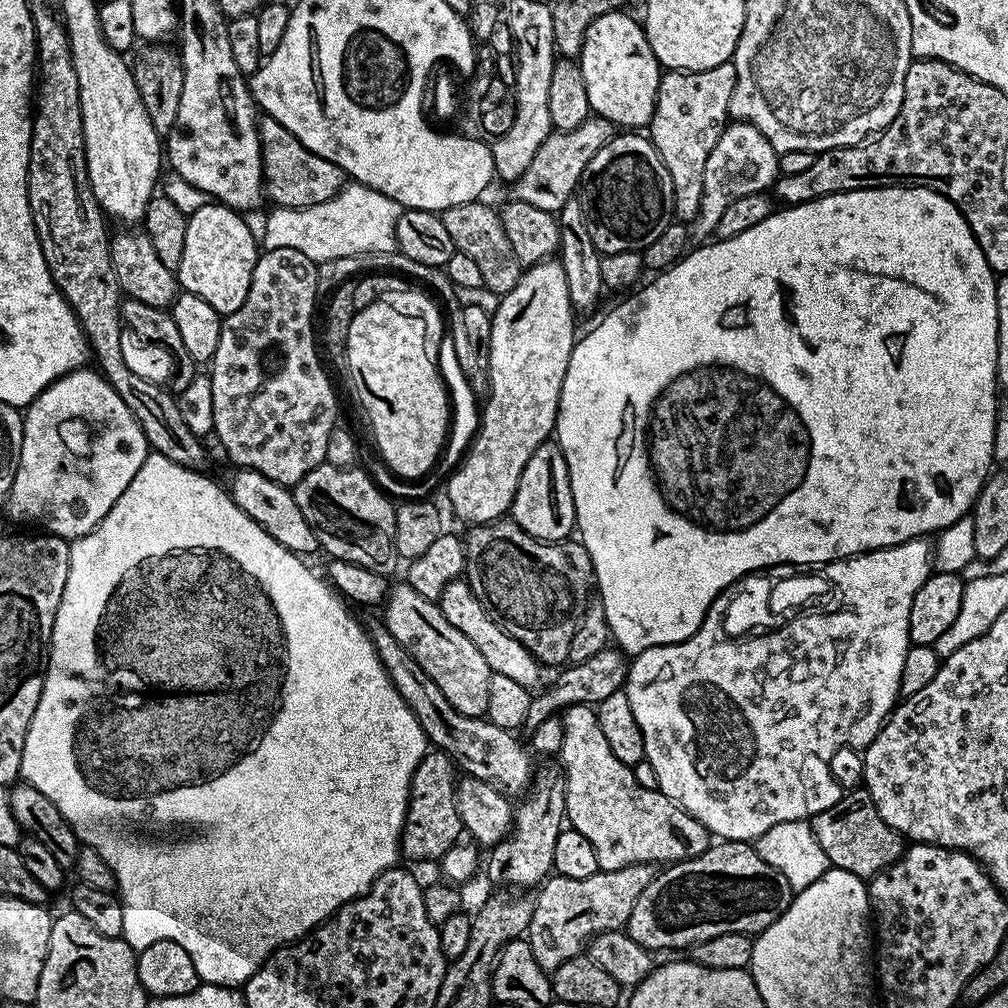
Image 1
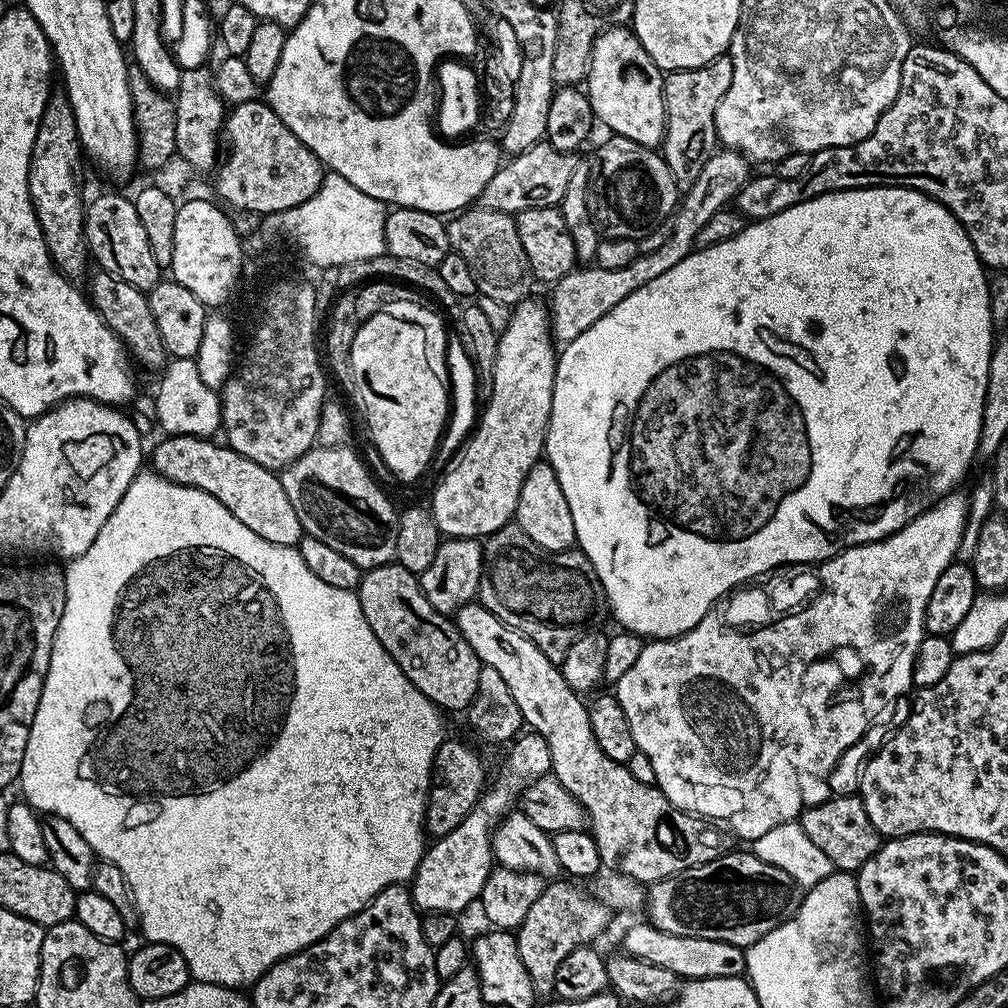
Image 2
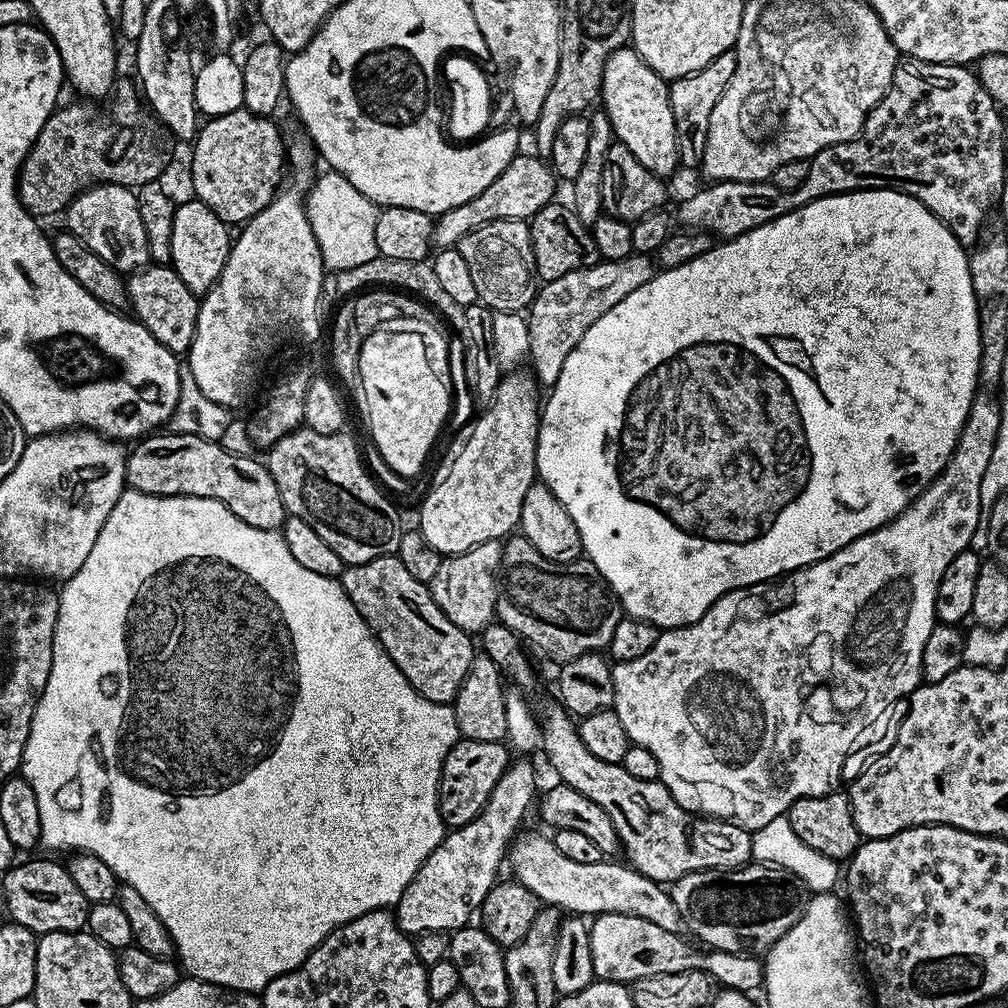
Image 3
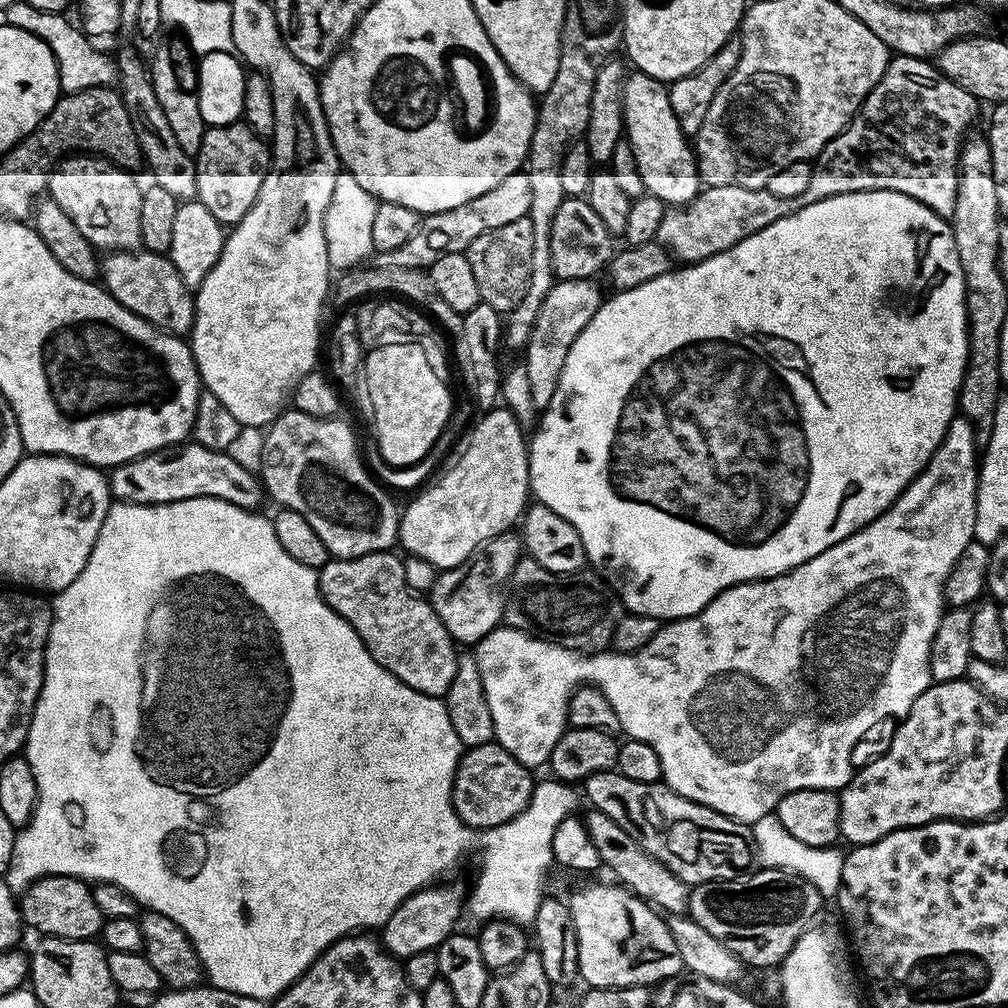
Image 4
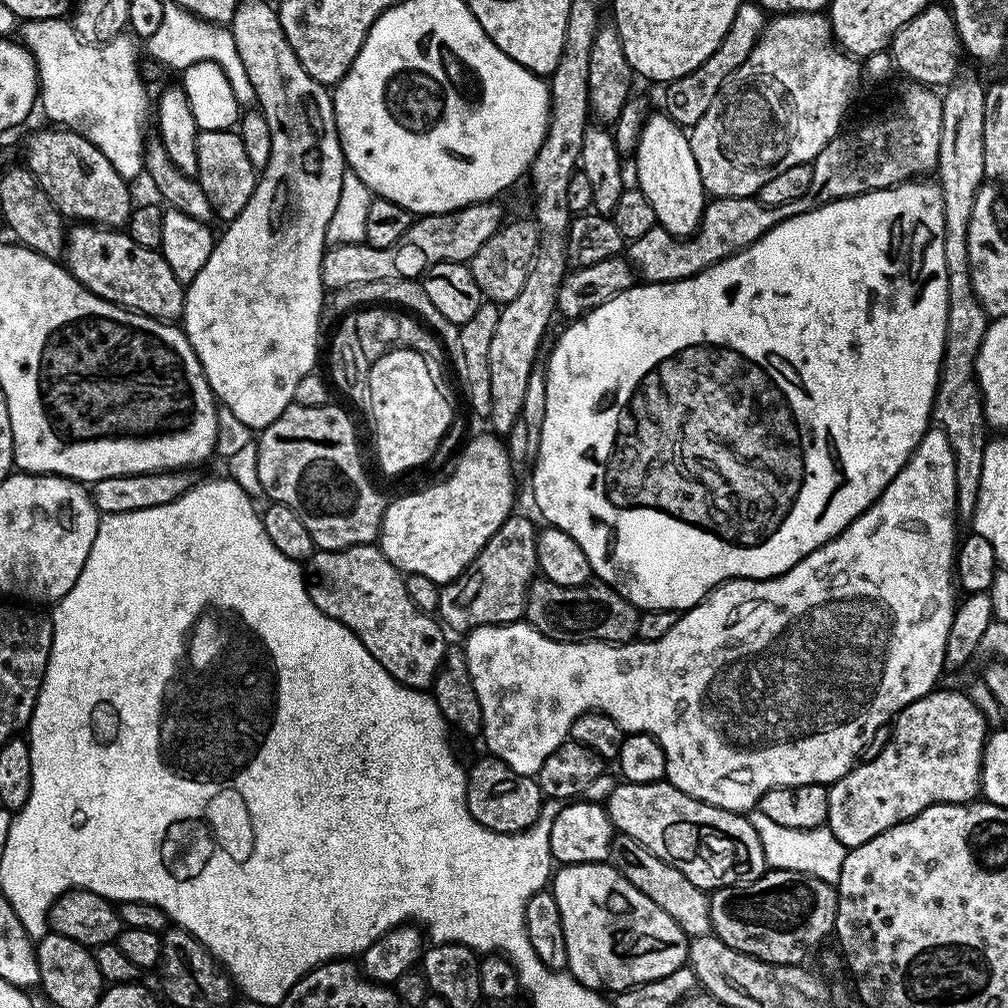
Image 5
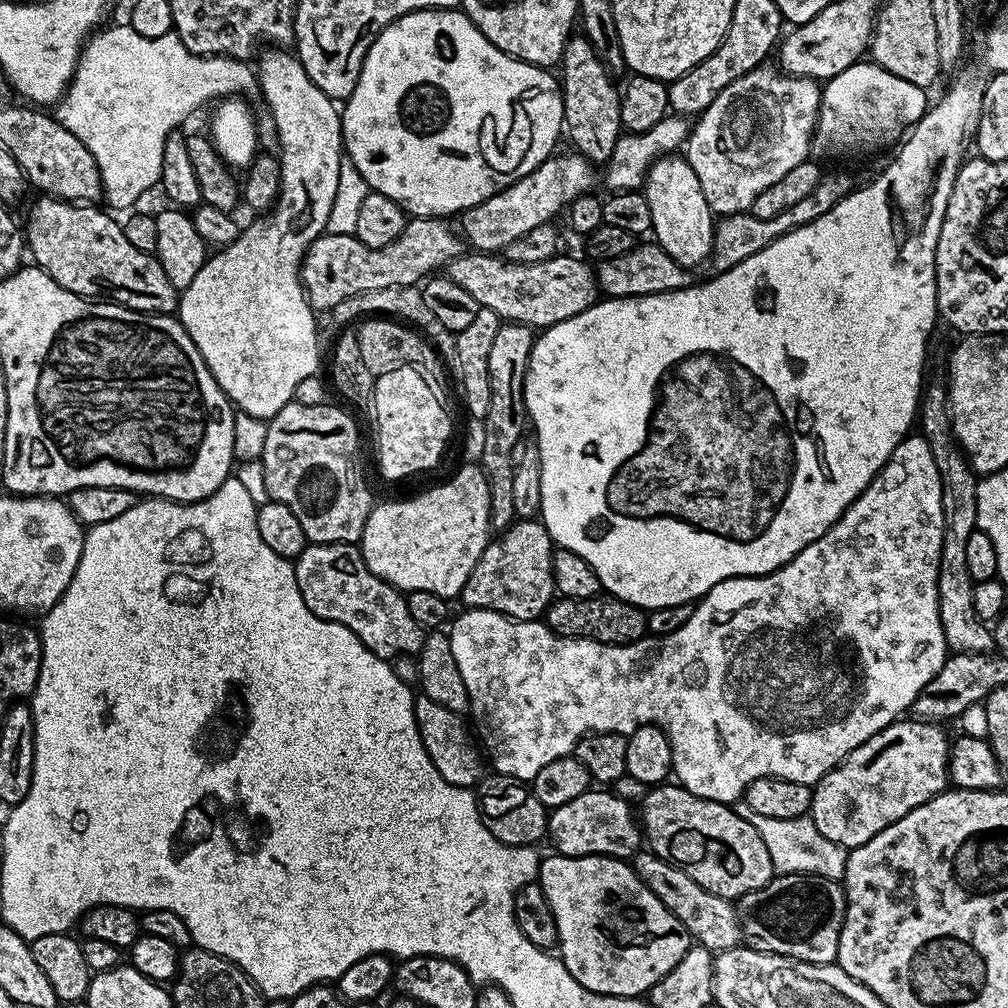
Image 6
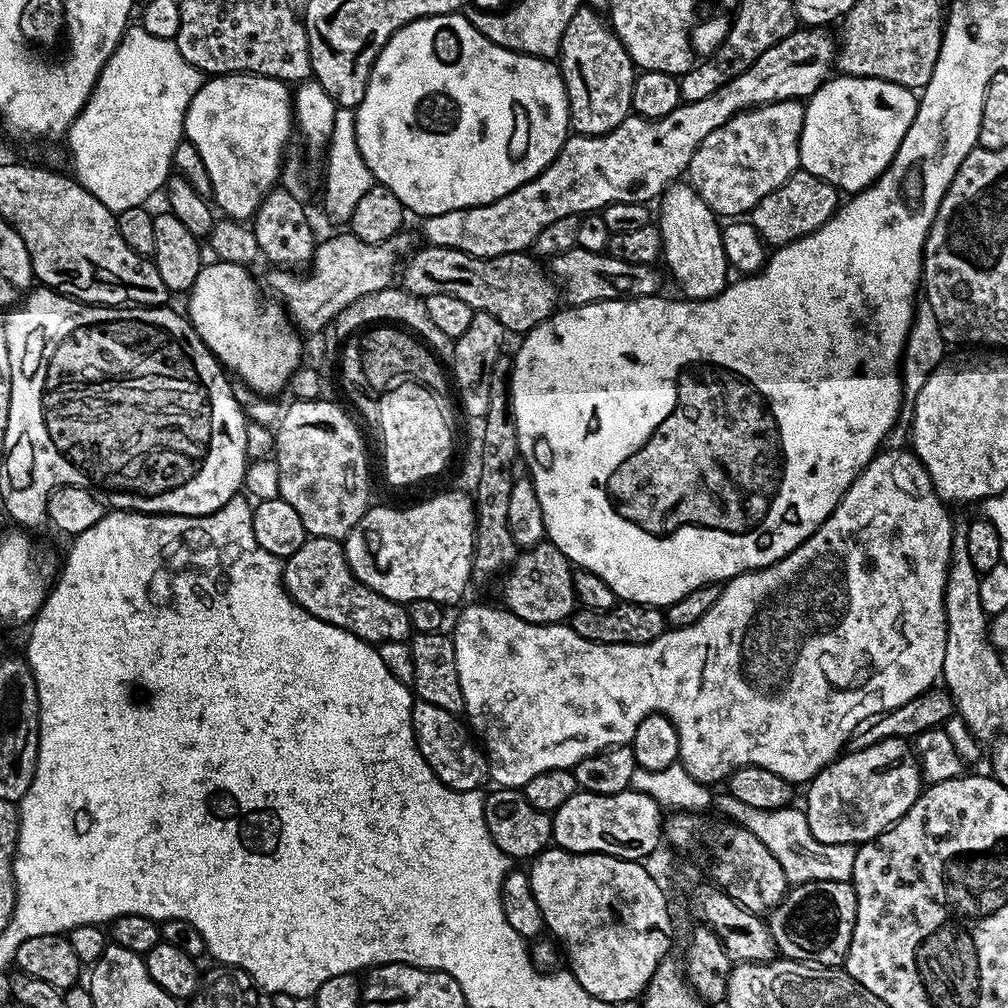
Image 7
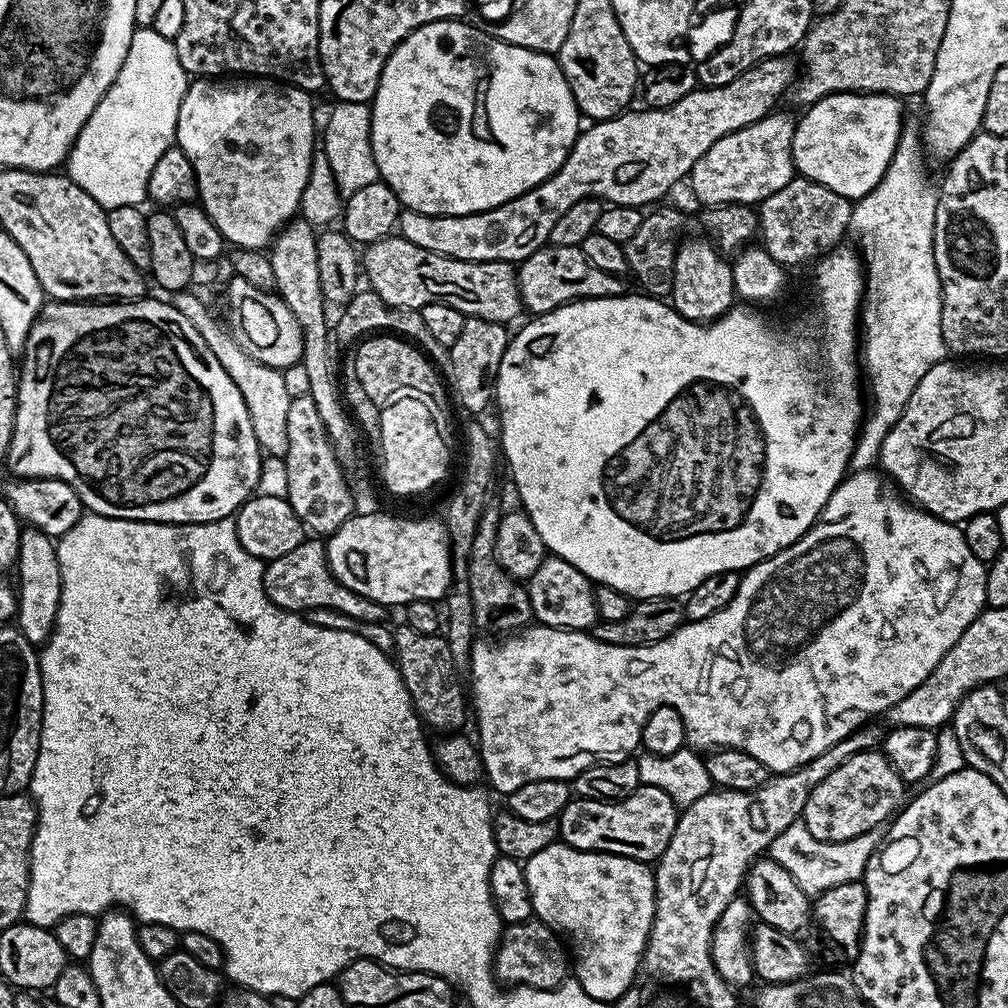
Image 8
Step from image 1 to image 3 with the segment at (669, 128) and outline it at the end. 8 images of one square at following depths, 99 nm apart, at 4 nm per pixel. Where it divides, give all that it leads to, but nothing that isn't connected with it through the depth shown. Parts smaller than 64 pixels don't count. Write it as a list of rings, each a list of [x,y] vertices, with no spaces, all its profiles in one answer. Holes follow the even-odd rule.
[[[729,50],[718,58],[714,58],[702,70],[671,81],[668,89],[668,101],[670,102],[670,110],[674,114],[678,154],[680,155],[680,164],[683,167],[699,169],[703,165],[704,151],[710,130],[710,114],[714,110],[722,90],[726,90],[730,78],[734,78],[735,71],[736,53]]]

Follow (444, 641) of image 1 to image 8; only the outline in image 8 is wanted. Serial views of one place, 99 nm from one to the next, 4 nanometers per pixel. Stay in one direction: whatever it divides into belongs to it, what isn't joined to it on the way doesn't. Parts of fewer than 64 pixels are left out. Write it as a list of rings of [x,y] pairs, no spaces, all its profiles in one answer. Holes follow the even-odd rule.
[[[306,538],[290,554],[282,554],[282,558],[267,561],[264,566],[264,589],[266,598],[274,602],[274,606],[285,608],[288,612],[312,614],[319,608],[328,612],[337,612],[340,616],[349,616],[352,620],[361,620],[364,624],[372,624],[380,620],[386,612],[385,605],[375,604],[362,594],[354,594],[334,574],[328,565],[328,549],[325,541],[320,538]]]

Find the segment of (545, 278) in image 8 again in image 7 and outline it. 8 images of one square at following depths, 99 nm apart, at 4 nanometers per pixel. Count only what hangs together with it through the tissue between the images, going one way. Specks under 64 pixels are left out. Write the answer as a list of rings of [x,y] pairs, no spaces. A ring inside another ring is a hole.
[[[577,247],[566,250],[566,254],[553,256],[550,260],[551,275],[562,285],[563,299],[565,296],[572,306],[611,300],[637,300],[657,295],[661,288],[656,270],[650,264],[622,262],[604,252],[591,252]]]

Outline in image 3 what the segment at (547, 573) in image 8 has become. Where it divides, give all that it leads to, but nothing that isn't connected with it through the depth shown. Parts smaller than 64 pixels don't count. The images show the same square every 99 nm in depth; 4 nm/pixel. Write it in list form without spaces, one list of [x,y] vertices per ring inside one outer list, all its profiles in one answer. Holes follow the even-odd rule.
[[[498,540],[482,542],[457,556],[445,556],[440,561],[434,578],[430,581],[432,597],[436,605],[458,626],[469,634],[483,633],[496,616],[498,573],[502,562],[503,543]]]

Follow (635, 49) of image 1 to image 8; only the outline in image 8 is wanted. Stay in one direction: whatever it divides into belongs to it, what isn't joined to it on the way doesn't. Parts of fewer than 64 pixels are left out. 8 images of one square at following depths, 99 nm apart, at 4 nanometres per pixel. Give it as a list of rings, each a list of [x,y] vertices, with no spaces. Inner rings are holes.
[[[685,239],[681,243],[676,251],[670,293],[670,303],[676,312],[697,322],[717,320],[734,304],[731,263],[721,255],[715,243],[704,240]]]

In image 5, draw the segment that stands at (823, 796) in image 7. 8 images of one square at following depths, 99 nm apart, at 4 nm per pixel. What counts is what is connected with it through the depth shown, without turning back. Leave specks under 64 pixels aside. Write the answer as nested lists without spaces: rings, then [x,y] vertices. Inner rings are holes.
[[[933,690],[901,710],[891,725],[892,737],[873,760],[857,763],[841,780],[828,788],[827,827],[844,844],[845,849],[857,848],[870,838],[914,818],[935,804],[967,804],[980,792],[980,767],[984,741],[990,735],[990,725],[967,691],[940,692]]]

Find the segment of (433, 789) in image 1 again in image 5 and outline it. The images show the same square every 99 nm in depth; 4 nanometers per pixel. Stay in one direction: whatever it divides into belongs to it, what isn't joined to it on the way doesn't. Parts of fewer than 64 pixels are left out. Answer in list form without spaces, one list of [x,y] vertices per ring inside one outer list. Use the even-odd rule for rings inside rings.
[[[491,754],[485,755],[485,757],[485,760],[478,761],[466,772],[470,814],[474,814],[474,818],[482,826],[495,832],[526,831],[540,817],[540,808],[546,797],[541,794],[533,777],[523,776],[510,770],[510,766],[506,766],[506,762],[497,760]]]

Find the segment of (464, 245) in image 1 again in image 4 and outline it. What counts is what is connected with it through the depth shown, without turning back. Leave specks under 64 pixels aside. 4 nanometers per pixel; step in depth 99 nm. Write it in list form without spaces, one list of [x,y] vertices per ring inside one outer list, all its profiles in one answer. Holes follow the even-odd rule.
[[[528,218],[506,222],[506,226],[498,226],[498,230],[486,230],[486,234],[478,234],[478,238],[470,242],[466,255],[470,270],[474,270],[474,278],[478,282],[481,301],[494,306],[501,314],[511,313],[529,295],[532,255],[537,255],[537,252],[534,246],[534,226]]]

